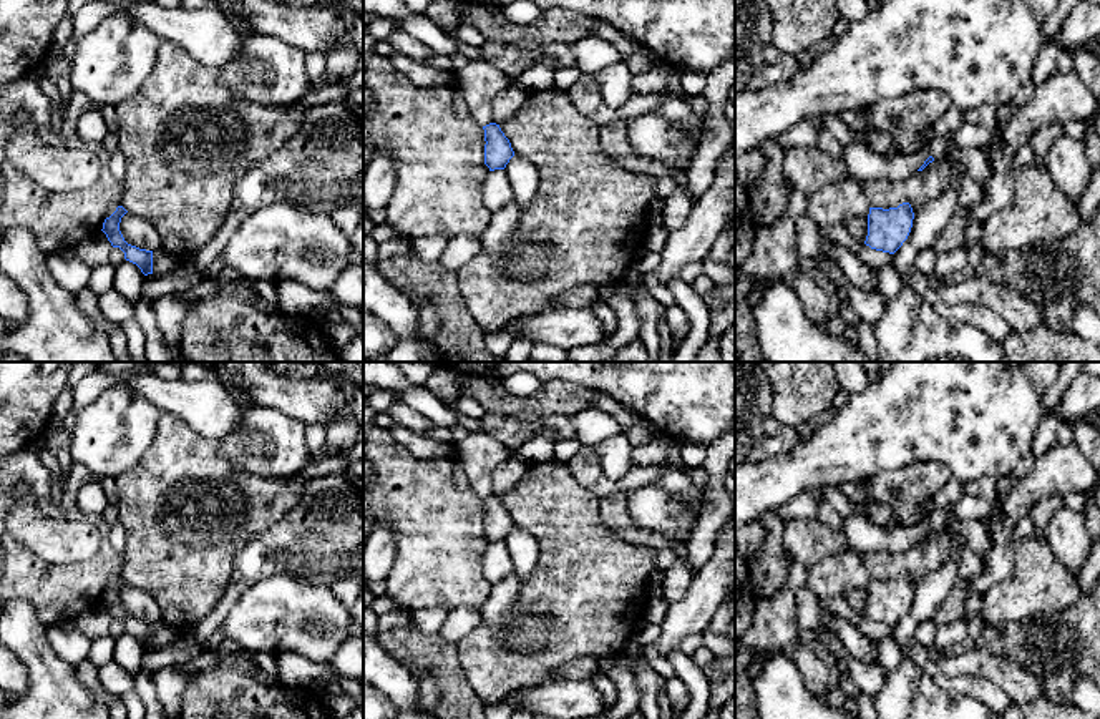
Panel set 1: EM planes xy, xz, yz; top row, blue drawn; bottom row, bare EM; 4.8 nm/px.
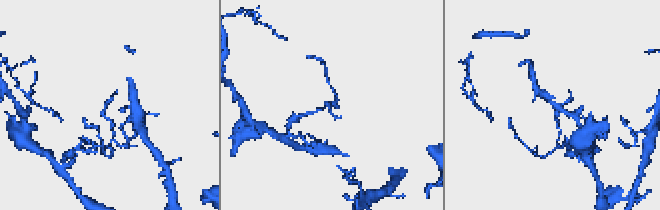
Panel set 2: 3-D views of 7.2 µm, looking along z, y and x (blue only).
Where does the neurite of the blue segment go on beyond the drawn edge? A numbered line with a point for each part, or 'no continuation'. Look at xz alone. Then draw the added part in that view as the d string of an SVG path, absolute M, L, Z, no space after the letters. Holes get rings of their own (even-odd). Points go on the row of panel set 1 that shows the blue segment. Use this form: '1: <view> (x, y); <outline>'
no continuation

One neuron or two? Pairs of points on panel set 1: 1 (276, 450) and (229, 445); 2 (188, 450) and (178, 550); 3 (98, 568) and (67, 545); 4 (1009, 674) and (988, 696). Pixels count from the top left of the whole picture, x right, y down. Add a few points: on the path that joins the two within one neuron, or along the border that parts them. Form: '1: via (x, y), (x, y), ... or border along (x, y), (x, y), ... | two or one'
1: via (264, 447), (241, 447) | one
2: via (180, 475), (160, 495), (151, 517), (158, 525) | one
3: border along (105, 537), (100, 548), (88, 560) | two
4: border along (959, 674), (979, 674), (997, 684), (1012, 701) | two

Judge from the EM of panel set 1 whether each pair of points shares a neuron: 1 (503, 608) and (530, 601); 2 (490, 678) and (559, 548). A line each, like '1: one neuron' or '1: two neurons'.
1: two neurons
2: one neuron

